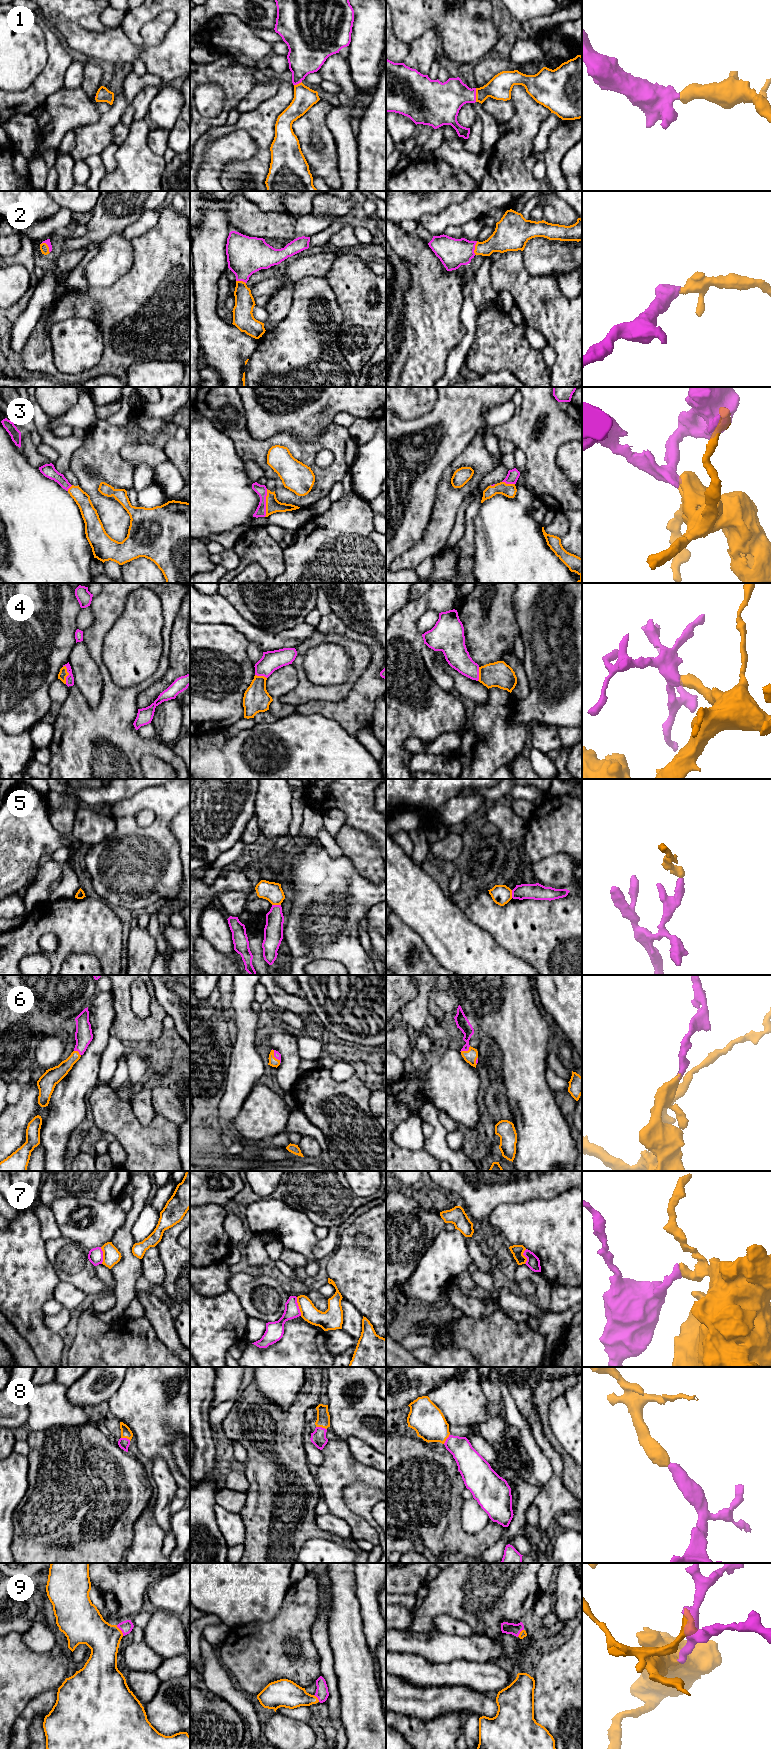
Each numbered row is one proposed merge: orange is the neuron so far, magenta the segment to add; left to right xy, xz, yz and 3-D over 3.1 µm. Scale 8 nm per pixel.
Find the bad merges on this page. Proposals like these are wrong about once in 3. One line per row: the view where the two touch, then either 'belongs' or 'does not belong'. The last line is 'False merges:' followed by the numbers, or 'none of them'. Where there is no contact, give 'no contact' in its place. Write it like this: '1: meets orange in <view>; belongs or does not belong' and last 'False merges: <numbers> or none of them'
1: meets orange in yz; belongs
2: meets orange in yz; belongs
3: meets orange in xz; belongs
4: meets orange in xy; belongs
5: meets orange in xz; does not belong
6: meets orange in yz; belongs
7: meets orange in xz; does not belong
8: meets orange in xz; belongs
9: meets orange in xy; belongs
False merges: 5, 7

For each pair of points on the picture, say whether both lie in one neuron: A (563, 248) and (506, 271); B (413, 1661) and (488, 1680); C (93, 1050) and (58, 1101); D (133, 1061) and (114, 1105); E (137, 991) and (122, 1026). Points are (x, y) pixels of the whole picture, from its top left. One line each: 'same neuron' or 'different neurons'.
A: different neurons
B: same neuron
C: same neuron
D: different neurons
E: different neurons

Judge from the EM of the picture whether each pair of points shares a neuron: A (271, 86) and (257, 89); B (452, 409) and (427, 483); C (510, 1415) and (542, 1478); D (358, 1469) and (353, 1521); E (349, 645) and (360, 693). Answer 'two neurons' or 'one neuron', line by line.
A: one neuron
B: one neuron
C: one neuron
D: one neuron
E: two neurons

